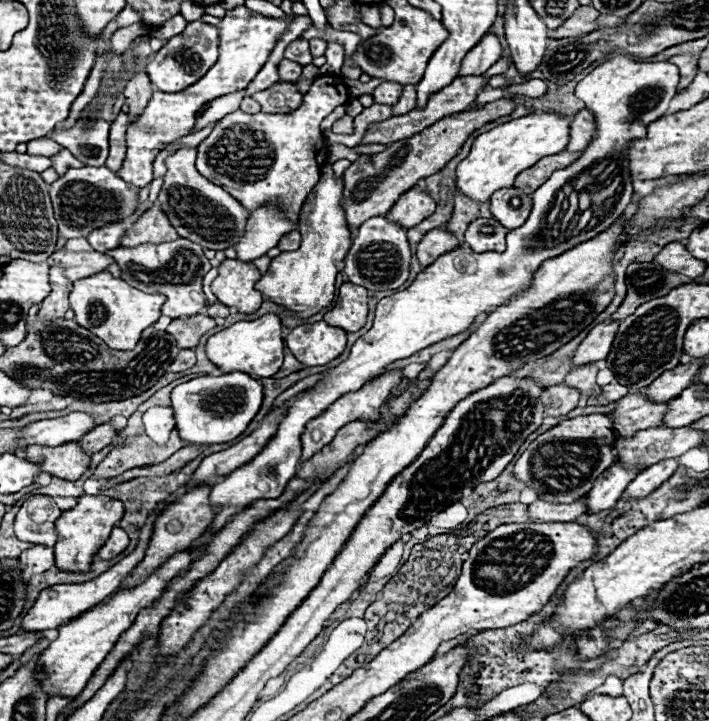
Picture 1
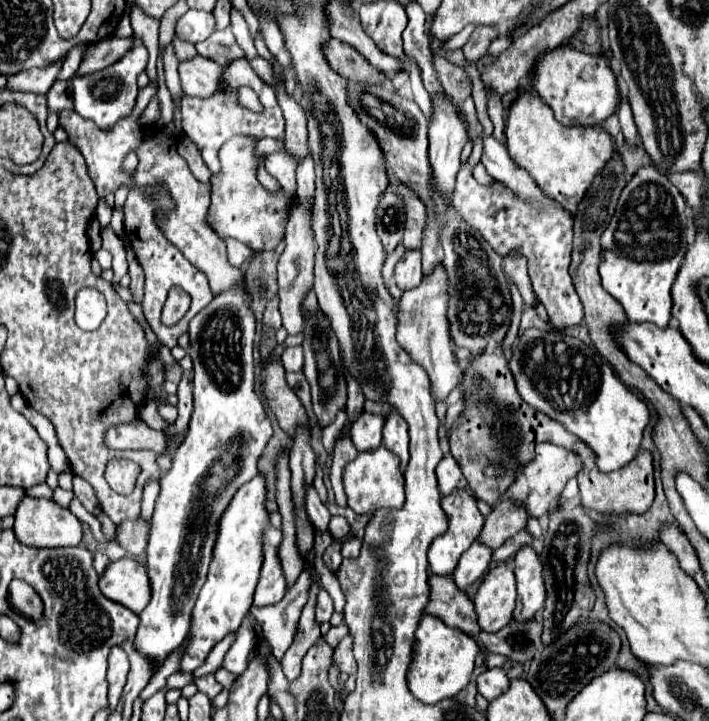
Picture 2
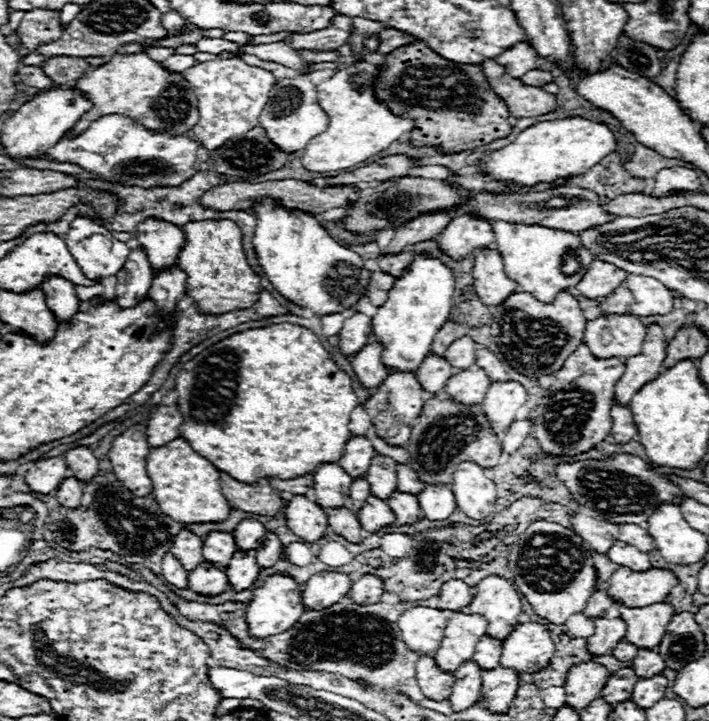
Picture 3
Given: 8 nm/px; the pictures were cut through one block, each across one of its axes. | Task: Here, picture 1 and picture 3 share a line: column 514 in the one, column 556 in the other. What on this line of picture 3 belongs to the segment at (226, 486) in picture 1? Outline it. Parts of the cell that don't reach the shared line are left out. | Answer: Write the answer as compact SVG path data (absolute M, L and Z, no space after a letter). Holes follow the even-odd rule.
M494 220L492 230L496 236L496 246L498 246L496 250L504 258L506 274L520 286L520 290L530 292L534 298L538 298L542 302L554 300L554 296L562 288L572 288L582 278L582 272L594 260L594 254L582 246L580 236L572 234L572 232L554 230L554 228L538 226L538 224L516 224L516 222L504 222L504 220ZM568 252L574 252L578 256L578 262L582 264L582 272L566 276L560 270L562 258Z

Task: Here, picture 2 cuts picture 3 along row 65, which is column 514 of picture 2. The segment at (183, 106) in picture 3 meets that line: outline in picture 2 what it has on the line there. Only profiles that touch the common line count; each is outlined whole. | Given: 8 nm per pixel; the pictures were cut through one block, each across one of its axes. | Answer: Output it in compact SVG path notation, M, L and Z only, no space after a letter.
M522 92L520 98L510 106L506 124L506 148L512 160L520 168L528 170L538 186L572 214L576 210L576 204L590 188L590 182L594 182L596 172L606 166L616 150L612 136L600 126L566 128L554 118L554 112L550 110L550 106L546 106L546 102L526 92Z

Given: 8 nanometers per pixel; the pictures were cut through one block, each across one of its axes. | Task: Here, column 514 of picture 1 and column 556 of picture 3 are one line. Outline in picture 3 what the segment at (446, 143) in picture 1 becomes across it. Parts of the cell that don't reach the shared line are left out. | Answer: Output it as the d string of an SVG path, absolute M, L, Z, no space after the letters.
M492 58L482 60L480 66L484 70L484 76L492 92L504 100L512 116L530 118L530 116L540 116L558 108L554 94L546 96L546 90L522 84L520 78L512 78L506 72L506 68L500 66L496 60Z

